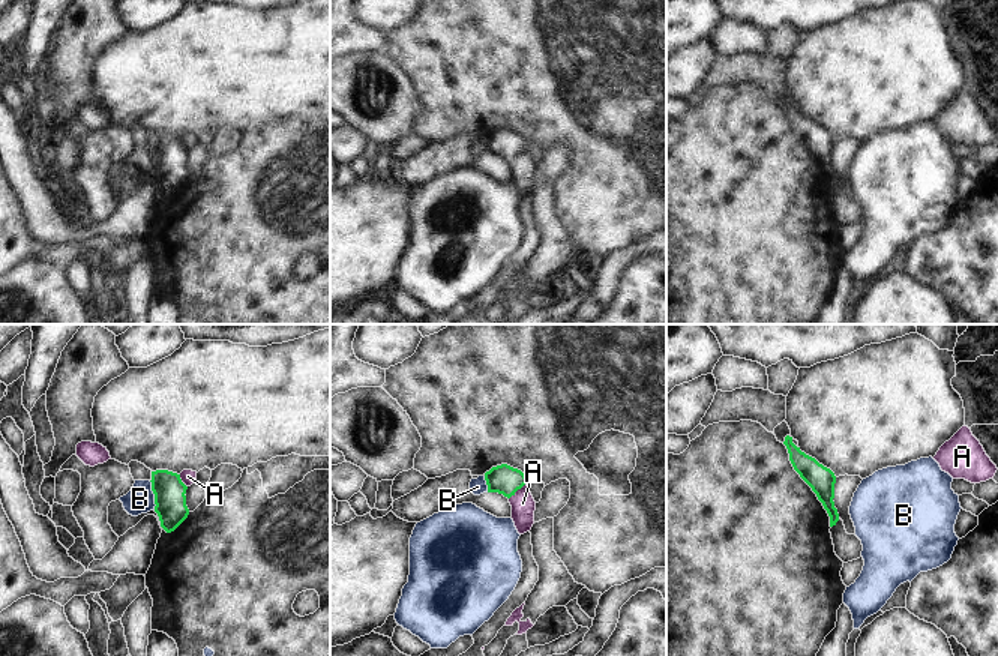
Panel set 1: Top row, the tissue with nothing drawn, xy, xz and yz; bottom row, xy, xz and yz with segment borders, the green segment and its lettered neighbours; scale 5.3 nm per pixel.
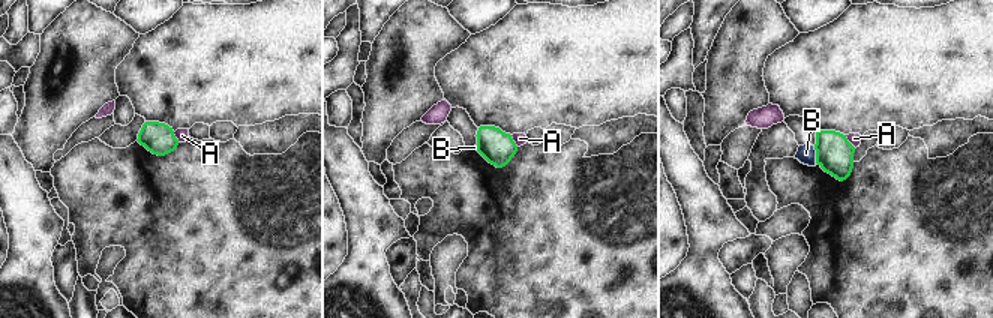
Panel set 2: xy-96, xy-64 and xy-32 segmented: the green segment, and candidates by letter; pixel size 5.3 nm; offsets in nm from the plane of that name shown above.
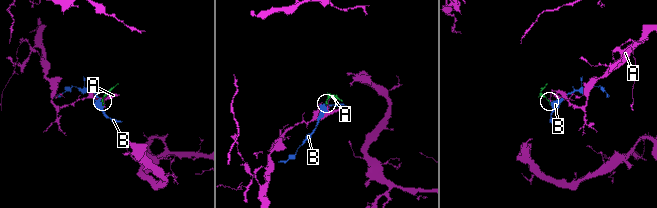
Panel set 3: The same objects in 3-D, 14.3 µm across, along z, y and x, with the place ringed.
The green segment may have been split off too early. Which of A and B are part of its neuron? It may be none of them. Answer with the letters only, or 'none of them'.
none of them

